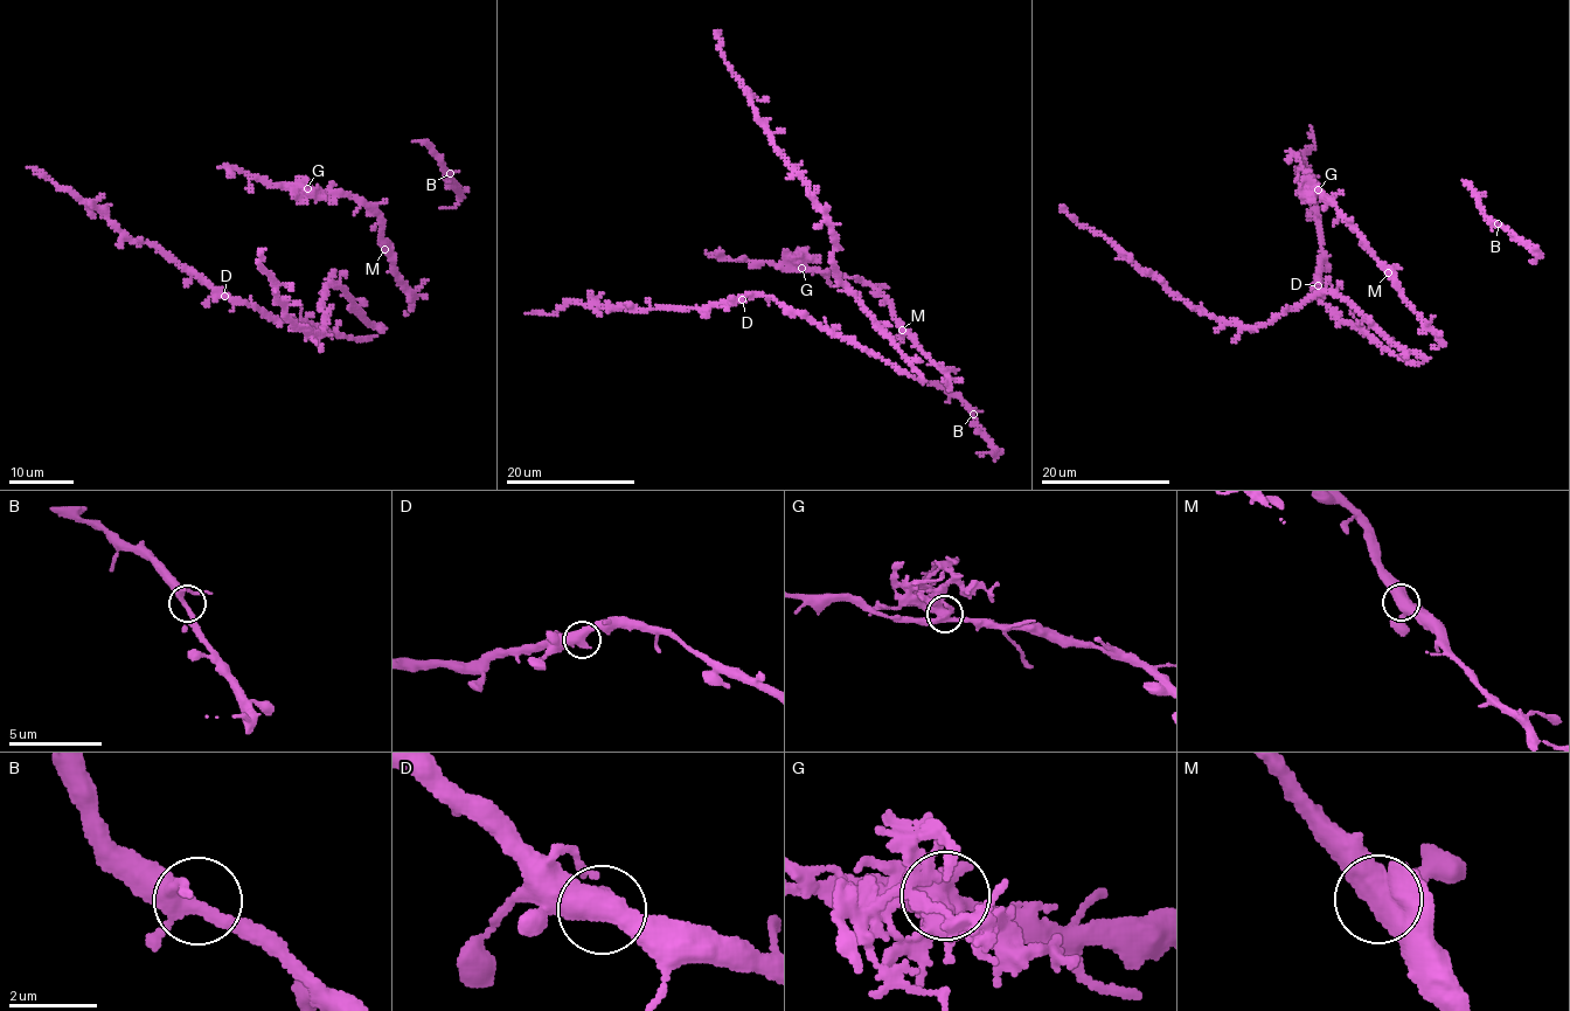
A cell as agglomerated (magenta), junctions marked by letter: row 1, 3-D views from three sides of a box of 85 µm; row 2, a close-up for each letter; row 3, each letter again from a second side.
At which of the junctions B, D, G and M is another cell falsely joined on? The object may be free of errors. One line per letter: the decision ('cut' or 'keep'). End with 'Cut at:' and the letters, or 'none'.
B: keep
D: keep
G: cut
M: keep
Cut at: G

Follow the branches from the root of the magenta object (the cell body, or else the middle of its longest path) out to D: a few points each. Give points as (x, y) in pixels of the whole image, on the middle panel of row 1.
D: (919, 380), (846, 339), (833, 337), (770, 297), (747, 295), (742, 299)

